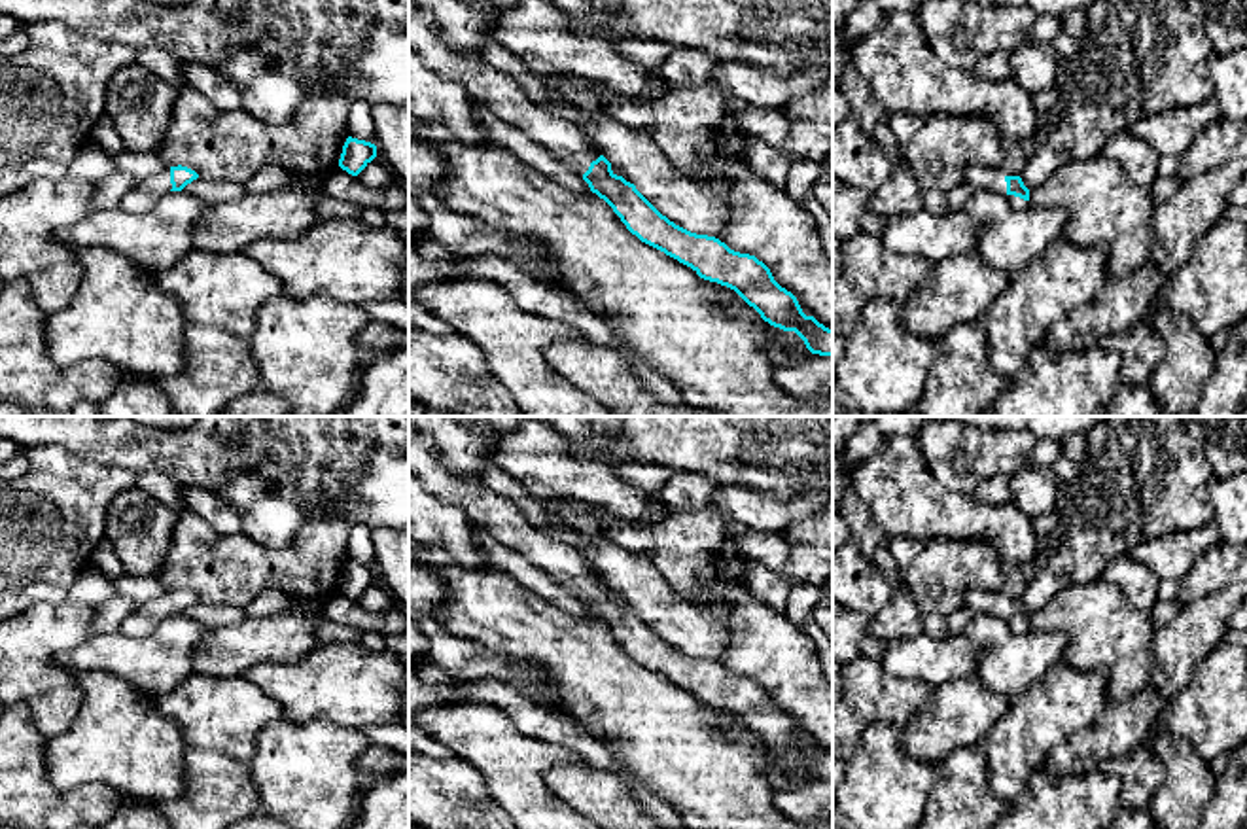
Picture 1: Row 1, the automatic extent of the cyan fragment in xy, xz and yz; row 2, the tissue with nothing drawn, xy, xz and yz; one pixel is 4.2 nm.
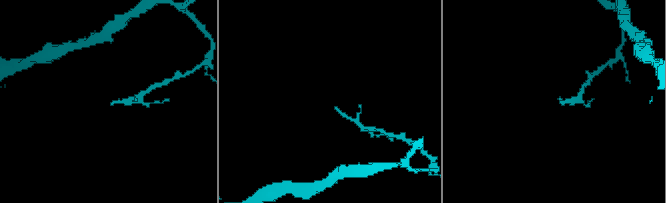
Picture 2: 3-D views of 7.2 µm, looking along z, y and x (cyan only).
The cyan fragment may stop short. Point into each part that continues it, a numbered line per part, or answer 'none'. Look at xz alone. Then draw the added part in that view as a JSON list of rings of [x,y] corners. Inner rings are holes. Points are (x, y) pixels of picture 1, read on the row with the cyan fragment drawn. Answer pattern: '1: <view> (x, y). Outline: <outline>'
1: xz (564, 139). Outline: [[[411,4],[409,45],[430,70],[460,81],[473,104],[522,131],[581,178],[590,163],[602,155],[581,123],[558,117],[545,106],[534,104],[511,76],[498,72],[490,64],[456,55],[435,32],[433,19]]]

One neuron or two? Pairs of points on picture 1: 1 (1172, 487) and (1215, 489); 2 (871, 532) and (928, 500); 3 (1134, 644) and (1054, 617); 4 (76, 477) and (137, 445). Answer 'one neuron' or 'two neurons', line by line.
1: two neurons
2: two neurons
3: one neuron
4: two neurons

